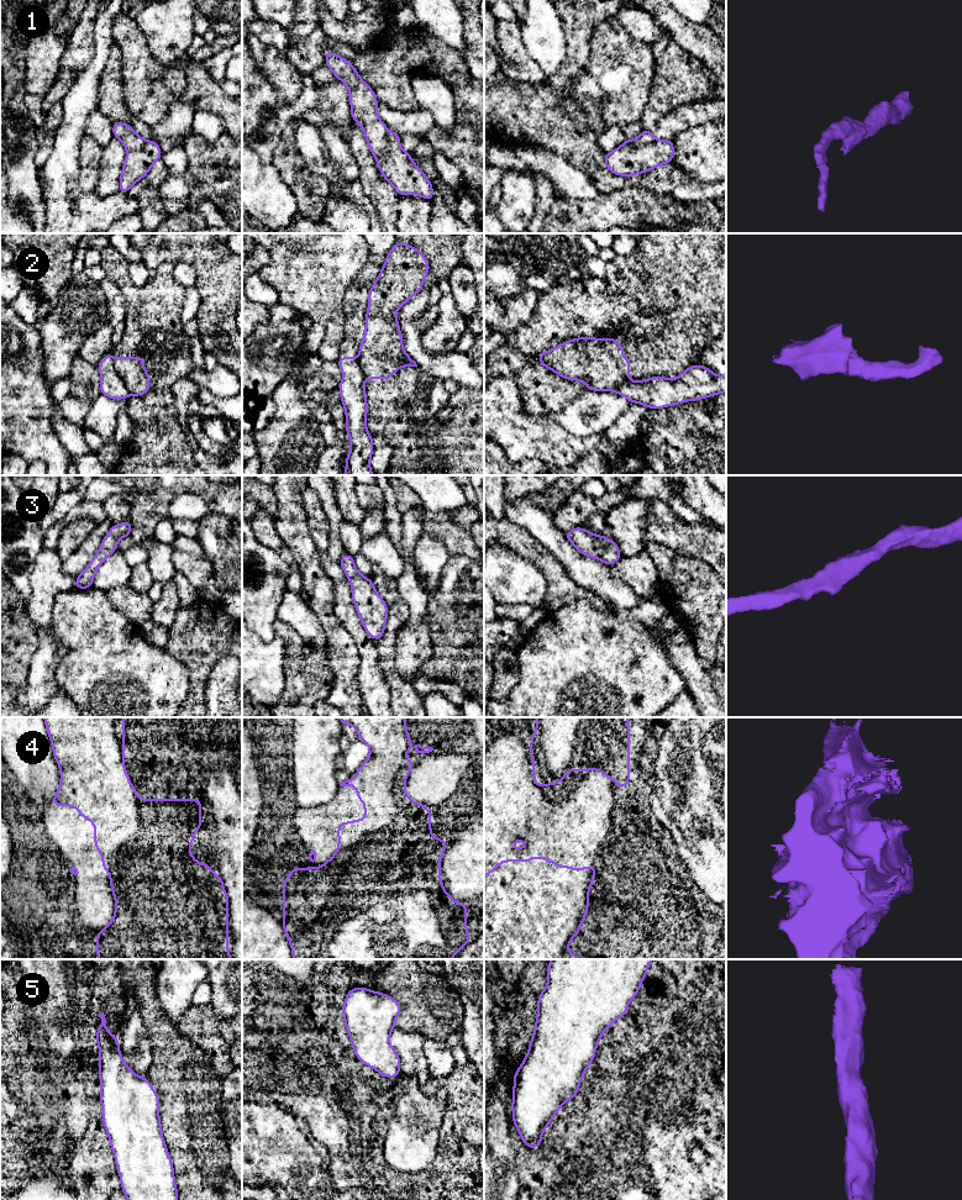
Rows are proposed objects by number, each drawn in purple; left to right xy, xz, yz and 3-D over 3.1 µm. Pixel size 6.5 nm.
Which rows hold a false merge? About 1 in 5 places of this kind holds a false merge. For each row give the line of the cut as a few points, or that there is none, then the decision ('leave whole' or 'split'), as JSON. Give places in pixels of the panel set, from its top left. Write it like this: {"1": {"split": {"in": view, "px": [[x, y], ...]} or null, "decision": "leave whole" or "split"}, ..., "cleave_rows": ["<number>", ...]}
{"1": {"split": {"in": "yz", "px": [[655, 140], [639, 145], [625, 143], [620, 147]]}, "decision": "split"}, "2": {"split": {"in": "xy", "px": [[111, 358], [115, 372], [131, 394]]}, "decision": "split"}, "3": {"split": null, "decision": "leave whole"}, "4": {"split": {"in": "yz", "px": [[640, 798], [640, 812], [611, 816], [606, 841], [593, 863]]}, "decision": "split"}, "5": {"split": null, "decision": "leave whole"}, "cleave_rows": ["1", "2", "4"]}

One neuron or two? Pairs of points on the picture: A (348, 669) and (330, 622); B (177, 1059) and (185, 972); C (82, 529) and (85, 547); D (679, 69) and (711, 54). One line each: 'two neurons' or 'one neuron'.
A: one neuron
B: two neurons
C: two neurons
D: two neurons

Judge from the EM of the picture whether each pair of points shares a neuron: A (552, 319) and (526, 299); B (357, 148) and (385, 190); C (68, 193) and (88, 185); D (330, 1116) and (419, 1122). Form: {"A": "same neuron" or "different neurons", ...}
{"A": "different neurons", "B": "same neuron", "C": "different neurons", "D": "different neurons"}

